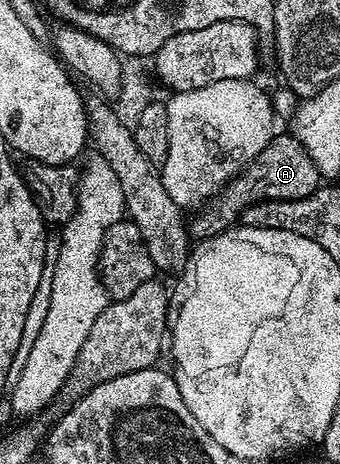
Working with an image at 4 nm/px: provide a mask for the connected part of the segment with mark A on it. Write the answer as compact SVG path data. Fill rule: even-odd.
M277 133L268 141L266 148L262 148L262 152L254 156L250 165L244 167L235 178L231 178L215 198L199 207L200 219L196 222L197 228L200 229L199 237L209 238L221 234L229 229L248 207L256 206L259 202L302 200L319 190L321 185L322 179L314 160L310 160L295 134Z

